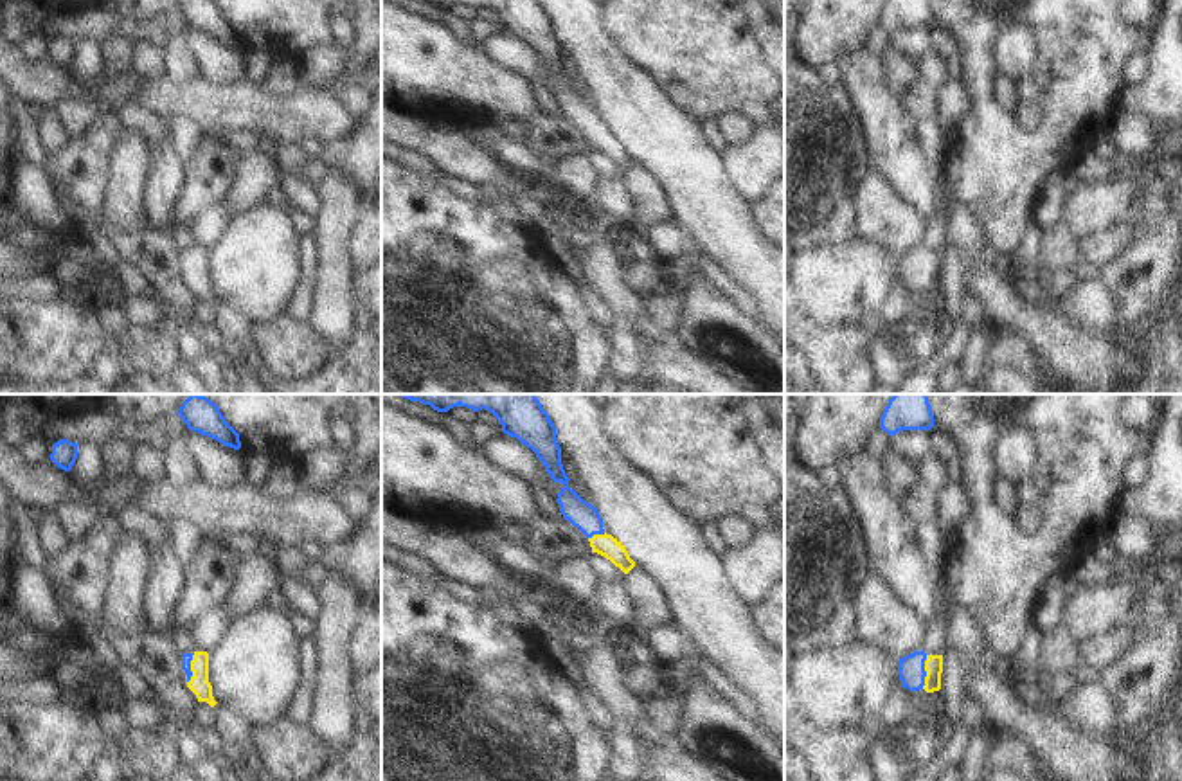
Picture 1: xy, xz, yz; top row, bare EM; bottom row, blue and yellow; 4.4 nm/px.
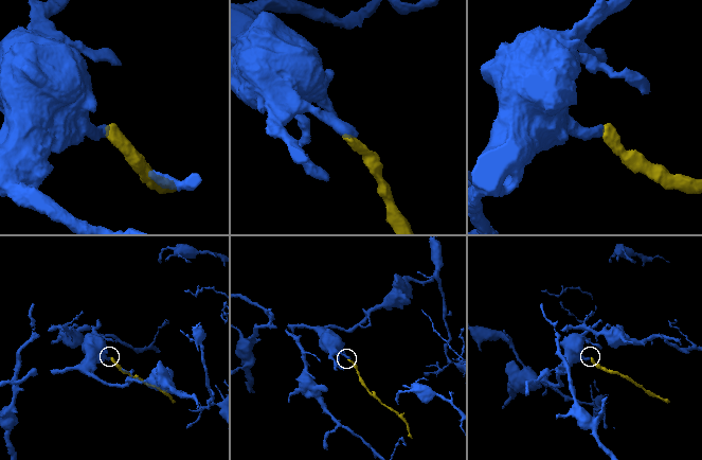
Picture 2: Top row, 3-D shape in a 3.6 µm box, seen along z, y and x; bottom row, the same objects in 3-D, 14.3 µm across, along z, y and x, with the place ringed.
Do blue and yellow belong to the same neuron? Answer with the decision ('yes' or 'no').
yes

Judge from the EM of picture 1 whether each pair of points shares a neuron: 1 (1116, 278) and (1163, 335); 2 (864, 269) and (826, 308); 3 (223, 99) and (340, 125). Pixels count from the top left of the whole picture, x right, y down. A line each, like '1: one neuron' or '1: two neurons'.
1: two neurons
2: one neuron
3: one neuron

